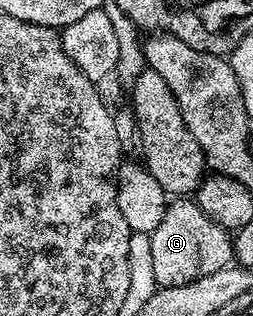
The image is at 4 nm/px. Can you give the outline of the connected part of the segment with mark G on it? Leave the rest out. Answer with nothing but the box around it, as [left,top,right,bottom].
[151,197,234,288]

